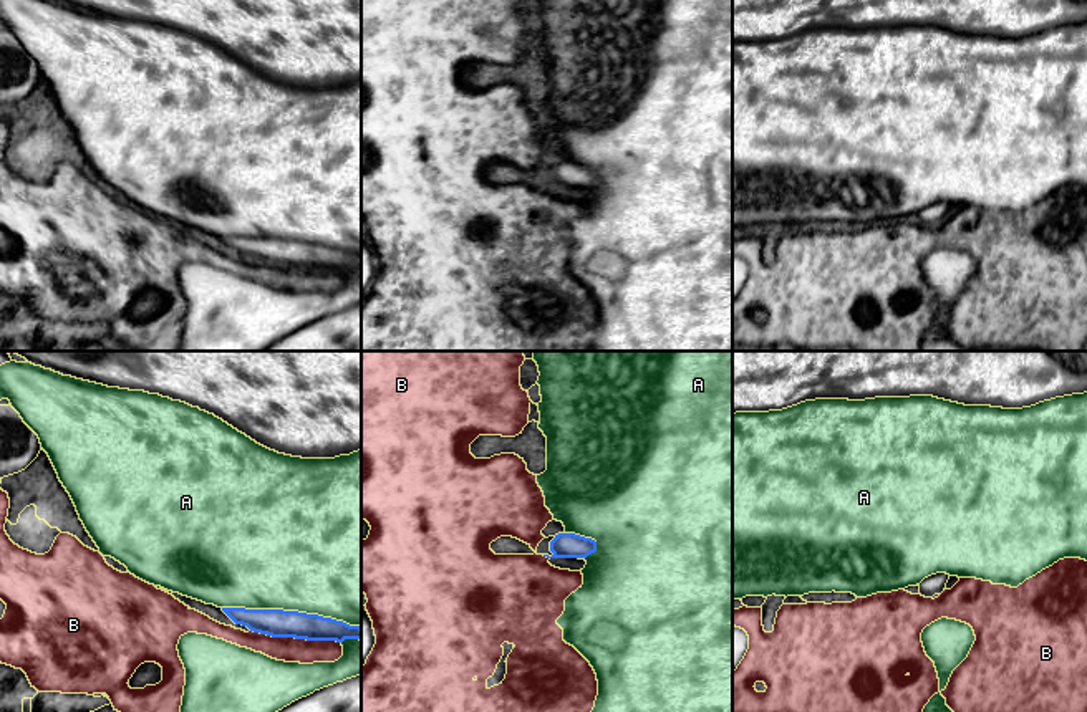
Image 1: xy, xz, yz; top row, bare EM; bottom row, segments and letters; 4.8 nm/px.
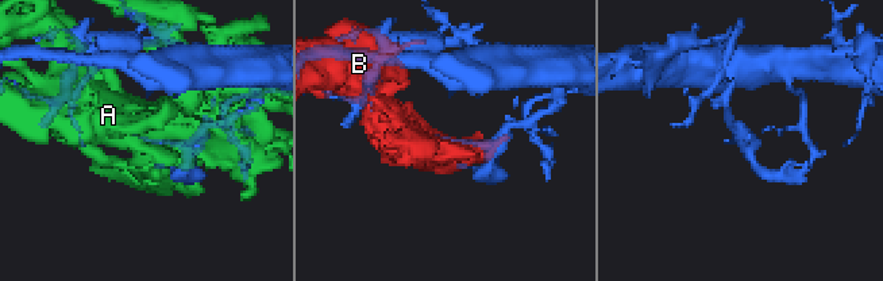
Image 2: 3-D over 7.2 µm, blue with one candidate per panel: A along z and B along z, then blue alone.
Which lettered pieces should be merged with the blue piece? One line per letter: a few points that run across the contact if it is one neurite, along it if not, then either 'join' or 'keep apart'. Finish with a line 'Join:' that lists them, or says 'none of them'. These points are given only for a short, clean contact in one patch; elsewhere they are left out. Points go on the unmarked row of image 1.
A: keep apart
B: keep apart
Join: none of them

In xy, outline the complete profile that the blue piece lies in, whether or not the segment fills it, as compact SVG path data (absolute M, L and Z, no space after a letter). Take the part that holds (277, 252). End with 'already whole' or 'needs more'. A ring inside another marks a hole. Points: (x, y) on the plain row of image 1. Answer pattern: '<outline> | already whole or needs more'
M222 237L222 240L235 252L247 255L254 262L272 267L295 267L307 270L336 270L360 268L361 257L350 255L343 250L283 238L245 238Z | already whole

